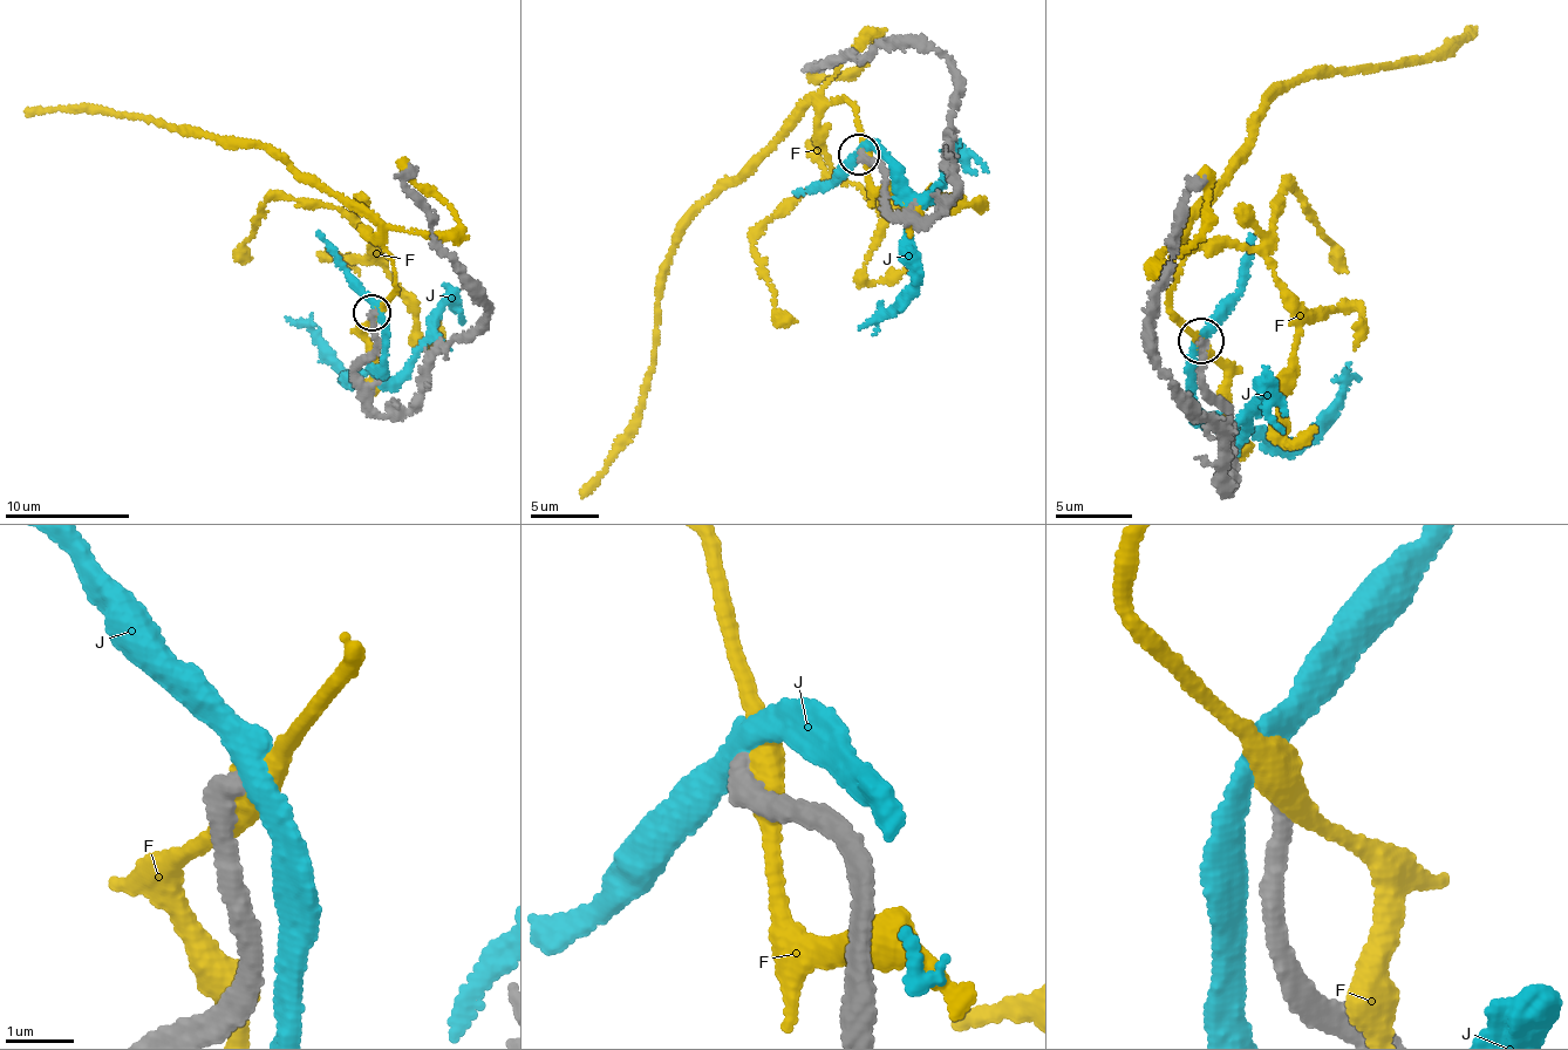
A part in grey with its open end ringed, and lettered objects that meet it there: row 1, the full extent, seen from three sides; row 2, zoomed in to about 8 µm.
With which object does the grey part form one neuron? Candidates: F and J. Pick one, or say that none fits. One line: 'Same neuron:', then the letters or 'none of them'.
Same neuron: none of them

